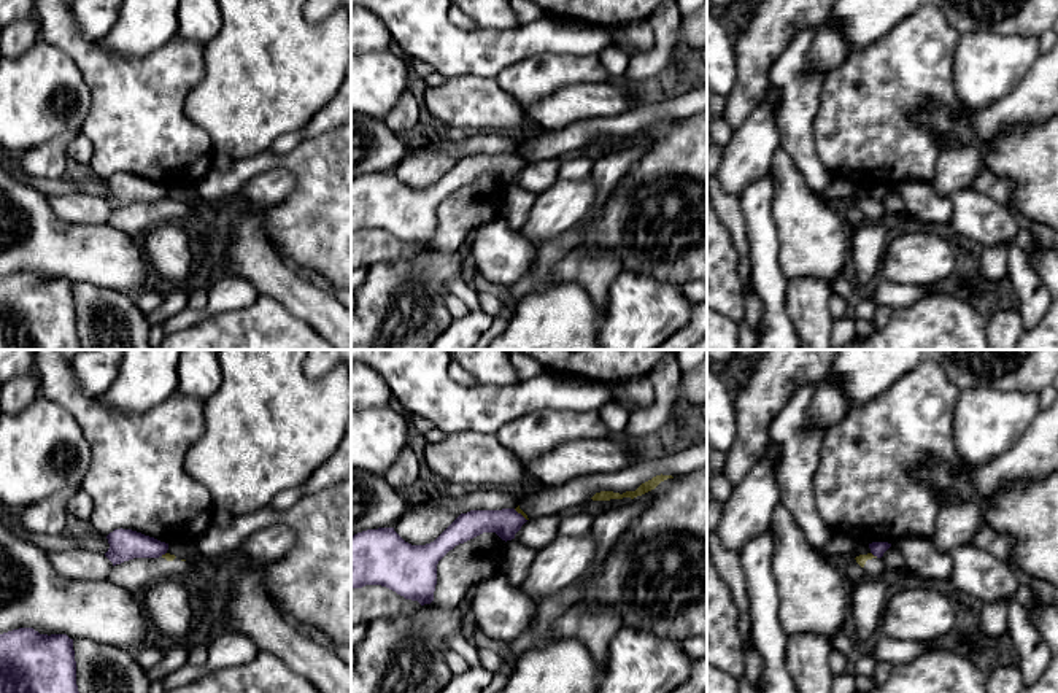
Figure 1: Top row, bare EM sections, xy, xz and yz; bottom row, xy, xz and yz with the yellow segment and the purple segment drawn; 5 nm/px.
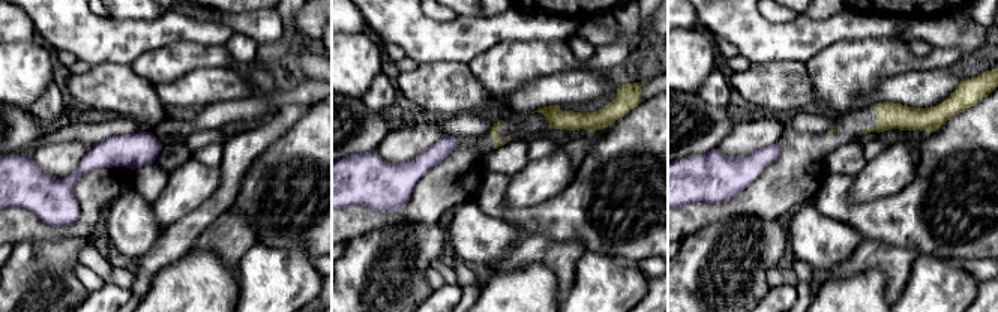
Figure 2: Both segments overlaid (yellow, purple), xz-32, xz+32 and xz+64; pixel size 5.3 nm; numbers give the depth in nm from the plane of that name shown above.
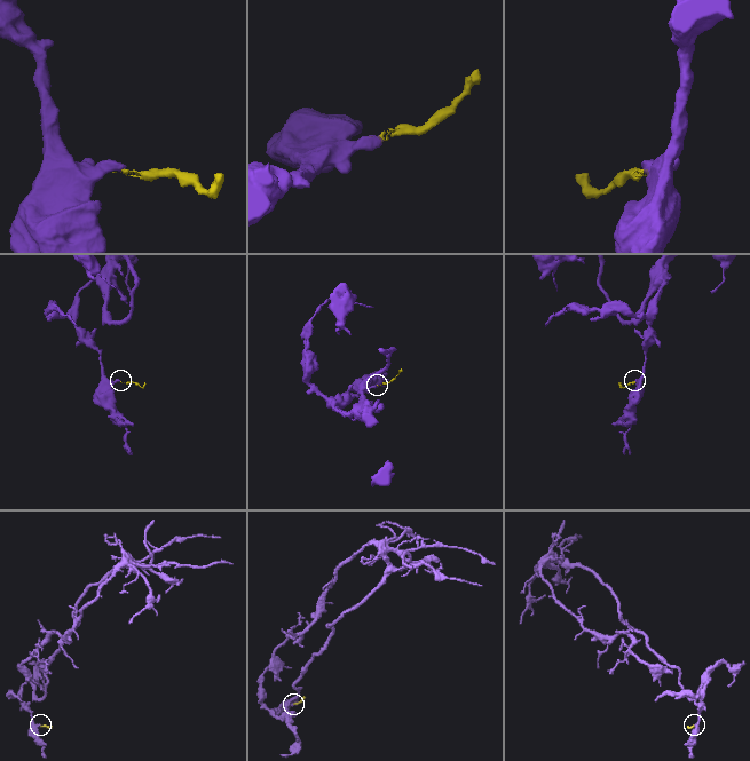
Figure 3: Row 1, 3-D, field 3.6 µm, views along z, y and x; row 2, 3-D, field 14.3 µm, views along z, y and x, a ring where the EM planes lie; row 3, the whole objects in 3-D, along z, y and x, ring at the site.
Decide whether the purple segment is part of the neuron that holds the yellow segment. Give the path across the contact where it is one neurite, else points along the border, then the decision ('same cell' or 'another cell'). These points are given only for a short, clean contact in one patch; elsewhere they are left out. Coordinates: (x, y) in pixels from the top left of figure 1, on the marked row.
along xz (513, 509), (526, 520) | another cell

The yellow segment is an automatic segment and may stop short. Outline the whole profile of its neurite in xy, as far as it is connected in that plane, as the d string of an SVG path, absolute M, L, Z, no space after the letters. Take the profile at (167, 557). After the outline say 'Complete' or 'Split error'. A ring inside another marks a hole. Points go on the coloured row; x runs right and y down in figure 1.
M165 553L159 558L133 558L113 566L108 580L140 594L157 580L173 579L189 571L192 564L175 555Z. Split error

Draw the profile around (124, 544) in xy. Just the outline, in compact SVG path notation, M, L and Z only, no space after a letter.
M114 529L106 539L110 548L105 556L113 566L133 558L159 558L168 550L168 544L132 529Z

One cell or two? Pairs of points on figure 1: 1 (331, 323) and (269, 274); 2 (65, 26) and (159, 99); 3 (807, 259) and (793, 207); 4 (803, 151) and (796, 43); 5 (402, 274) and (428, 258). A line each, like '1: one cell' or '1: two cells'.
1: one cell
2: one cell
3: one cell
4: one cell
5: one cell

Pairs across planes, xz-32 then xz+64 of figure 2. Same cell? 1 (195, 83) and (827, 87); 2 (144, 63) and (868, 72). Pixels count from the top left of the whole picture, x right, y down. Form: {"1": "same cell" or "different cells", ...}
{"1": "different cells", "2": "same cell"}

